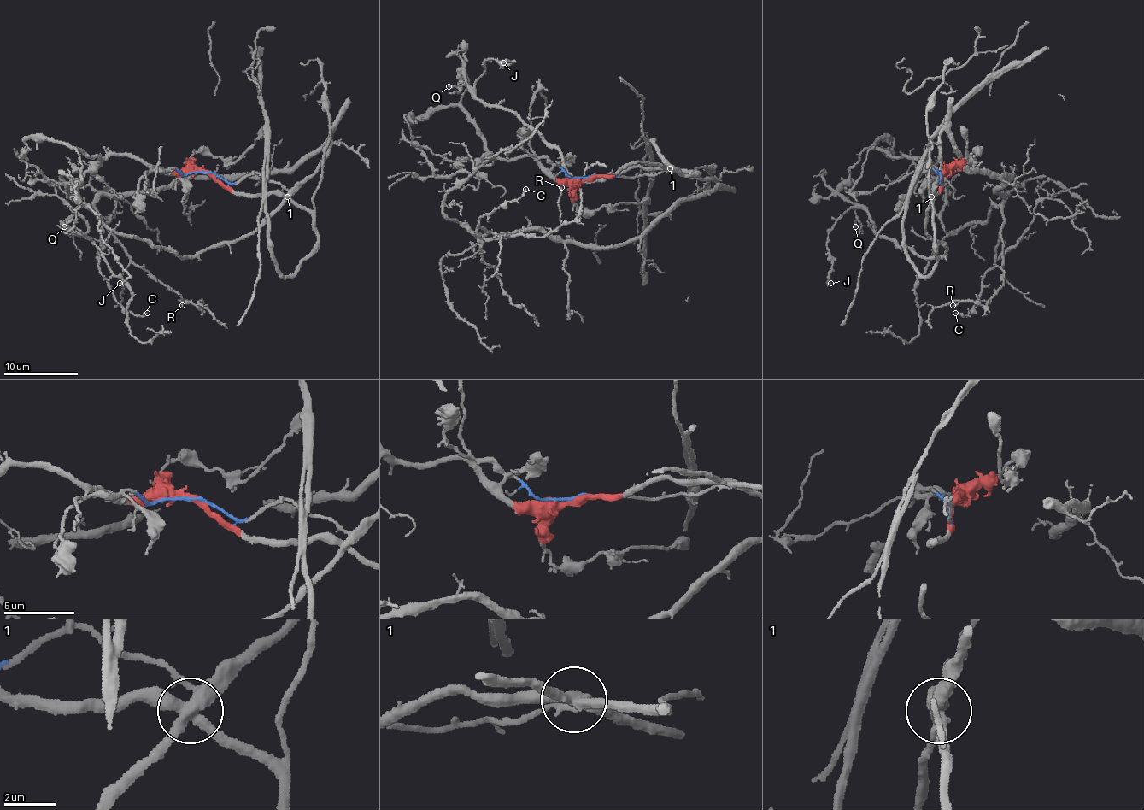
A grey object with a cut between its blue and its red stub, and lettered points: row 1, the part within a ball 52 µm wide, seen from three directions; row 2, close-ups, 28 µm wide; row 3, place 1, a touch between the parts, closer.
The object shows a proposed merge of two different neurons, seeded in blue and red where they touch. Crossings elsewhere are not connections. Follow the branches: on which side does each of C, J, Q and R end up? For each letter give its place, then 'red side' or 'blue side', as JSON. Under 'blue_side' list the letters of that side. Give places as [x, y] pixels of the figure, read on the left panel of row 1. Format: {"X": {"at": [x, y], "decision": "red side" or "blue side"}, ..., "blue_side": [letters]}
{"C": {"at": [147, 313], "decision": "blue side"}, "J": {"at": [120, 283], "decision": "blue side"}, "Q": {"at": [64, 226], "decision": "blue side"}, "R": {"at": [182, 305], "decision": "blue side"}, "blue_side": ["C", "J", "Q", "R"]}

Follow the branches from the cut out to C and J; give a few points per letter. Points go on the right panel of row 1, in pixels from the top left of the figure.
C: (942, 173), (934, 190), (944, 130), (970, 169), (1011, 177), (996, 191), (1006, 196), (995, 263), (955, 314)
J: (942, 173), (925, 231), (946, 248), (941, 257), (881, 237), (850, 207), (827, 235), (830, 284)

